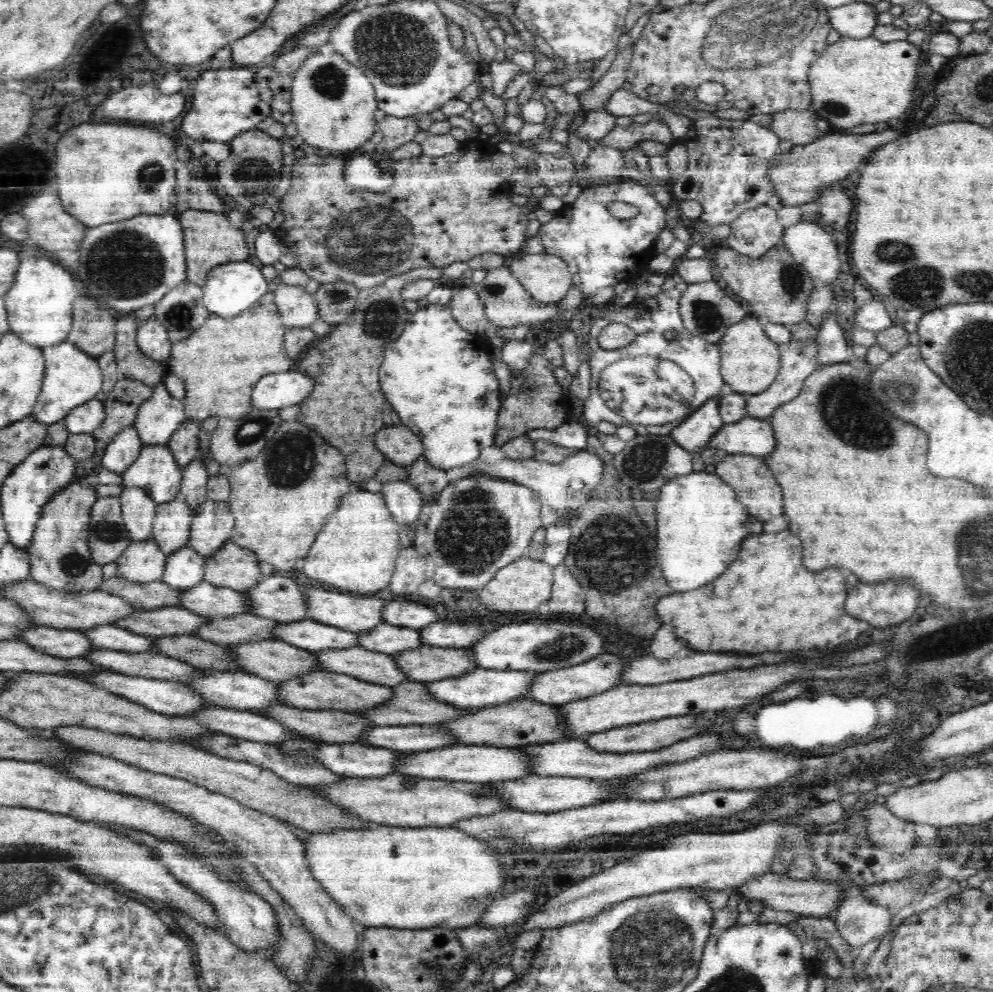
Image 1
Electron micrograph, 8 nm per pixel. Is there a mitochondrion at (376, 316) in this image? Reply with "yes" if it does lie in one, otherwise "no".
yes

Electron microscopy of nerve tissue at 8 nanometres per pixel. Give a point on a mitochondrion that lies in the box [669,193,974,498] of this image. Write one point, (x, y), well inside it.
(851, 416)

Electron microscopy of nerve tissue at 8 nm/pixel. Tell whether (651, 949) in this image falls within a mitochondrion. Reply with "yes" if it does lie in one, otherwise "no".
yes

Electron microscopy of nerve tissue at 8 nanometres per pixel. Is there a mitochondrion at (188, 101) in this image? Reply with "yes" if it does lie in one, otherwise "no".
no

